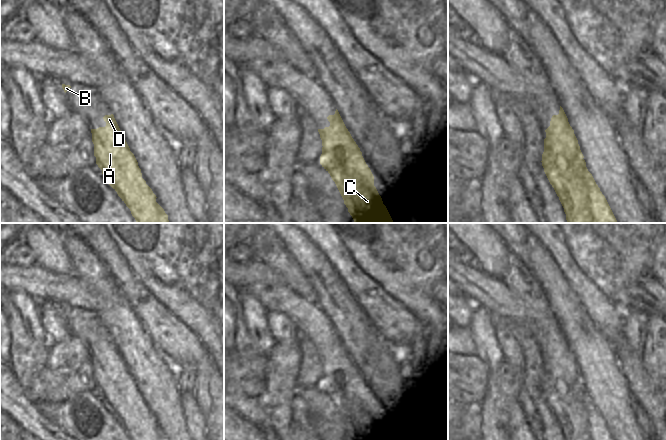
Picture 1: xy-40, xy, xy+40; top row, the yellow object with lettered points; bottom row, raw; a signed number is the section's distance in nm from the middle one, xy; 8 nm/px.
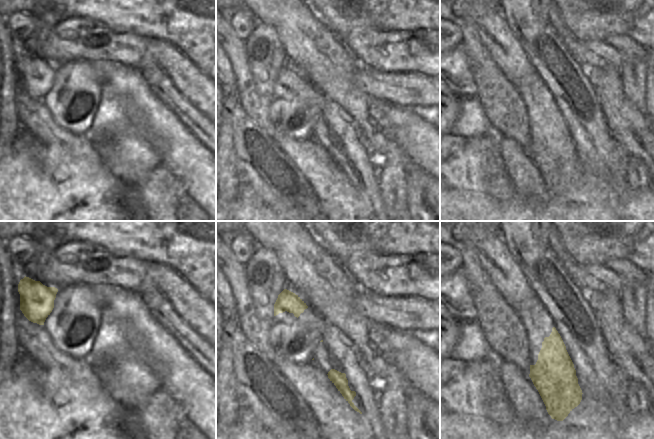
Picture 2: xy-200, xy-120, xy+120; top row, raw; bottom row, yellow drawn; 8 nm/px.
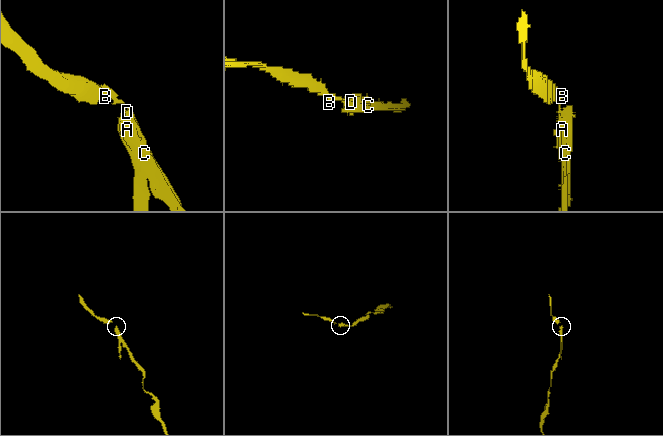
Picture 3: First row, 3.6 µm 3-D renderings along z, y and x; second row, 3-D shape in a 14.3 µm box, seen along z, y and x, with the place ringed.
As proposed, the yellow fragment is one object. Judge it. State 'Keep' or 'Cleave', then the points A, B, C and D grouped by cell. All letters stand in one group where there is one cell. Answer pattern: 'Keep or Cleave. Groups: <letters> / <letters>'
Cleave. Groups: A C / B D.

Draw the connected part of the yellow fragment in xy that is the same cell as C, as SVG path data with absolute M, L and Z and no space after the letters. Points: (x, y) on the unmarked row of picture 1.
M347 364L325 367L322 371L320 388L330 398L338 413L340 402L359 412L356 420L359 437L365 435L369 440L390 440L374 410L374 400L362 376L347 373L346 368Z

